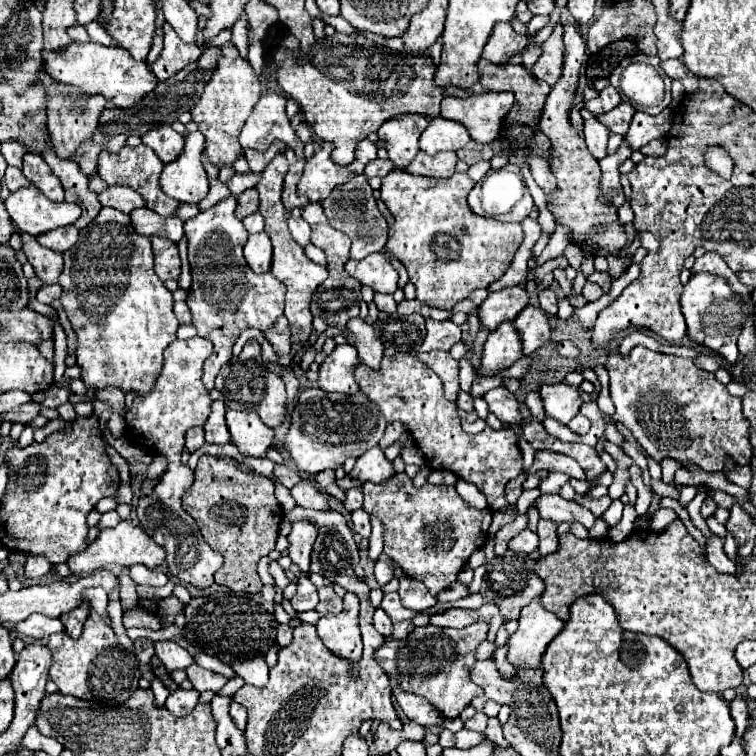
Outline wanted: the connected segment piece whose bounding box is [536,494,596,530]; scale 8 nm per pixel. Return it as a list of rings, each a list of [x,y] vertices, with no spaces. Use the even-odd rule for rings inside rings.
[[[548,494],[548,496],[540,496],[536,500],[536,508],[540,512],[540,518],[548,518],[548,520],[554,520],[556,524],[562,524],[562,522],[580,522],[584,528],[592,528],[594,522],[596,522],[596,516],[576,504],[576,502],[570,502],[570,500],[564,500],[562,496],[558,494]]]

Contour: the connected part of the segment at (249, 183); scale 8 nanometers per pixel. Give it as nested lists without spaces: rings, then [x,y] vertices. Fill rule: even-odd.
[[[234,174],[228,182],[226,182],[226,186],[230,188],[230,192],[232,194],[242,194],[244,190],[248,190],[248,188],[252,188],[254,184],[258,182],[258,174],[246,174],[246,176],[242,176],[242,174]]]

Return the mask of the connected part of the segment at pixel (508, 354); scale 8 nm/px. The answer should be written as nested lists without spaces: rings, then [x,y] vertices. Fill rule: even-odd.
[[[502,322],[494,332],[490,332],[484,354],[482,354],[482,376],[490,376],[496,370],[512,366],[518,358],[522,358],[522,346],[518,344],[518,332],[514,332],[514,322]]]

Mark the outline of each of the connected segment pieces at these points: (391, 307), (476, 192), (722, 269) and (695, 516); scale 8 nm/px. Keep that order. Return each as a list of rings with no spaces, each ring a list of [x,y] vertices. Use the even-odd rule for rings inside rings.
[[[376,294],[376,306],[384,312],[396,312],[396,300],[392,294]]]
[[[483,180],[475,184],[474,188],[468,194],[467,202],[476,214],[482,217],[492,218],[492,216],[488,216],[486,210],[482,208],[482,198],[480,198],[480,194],[482,194],[482,182]]]
[[[706,252],[702,258],[696,258],[696,262],[694,262],[694,266],[692,266],[692,274],[698,274],[698,272],[708,272],[708,274],[712,274],[712,276],[726,278],[728,284],[730,284],[730,288],[752,308],[752,298],[750,298],[748,288],[738,282],[736,274],[726,266],[726,262],[724,262],[718,254]]]
[[[699,485],[698,486],[698,493],[694,497],[694,499],[688,503],[686,509],[689,513],[690,519],[702,533],[703,535],[708,538],[711,536],[712,532],[706,524],[706,521],[701,517],[700,508],[704,502],[704,499],[708,496],[709,488],[706,485]]]

